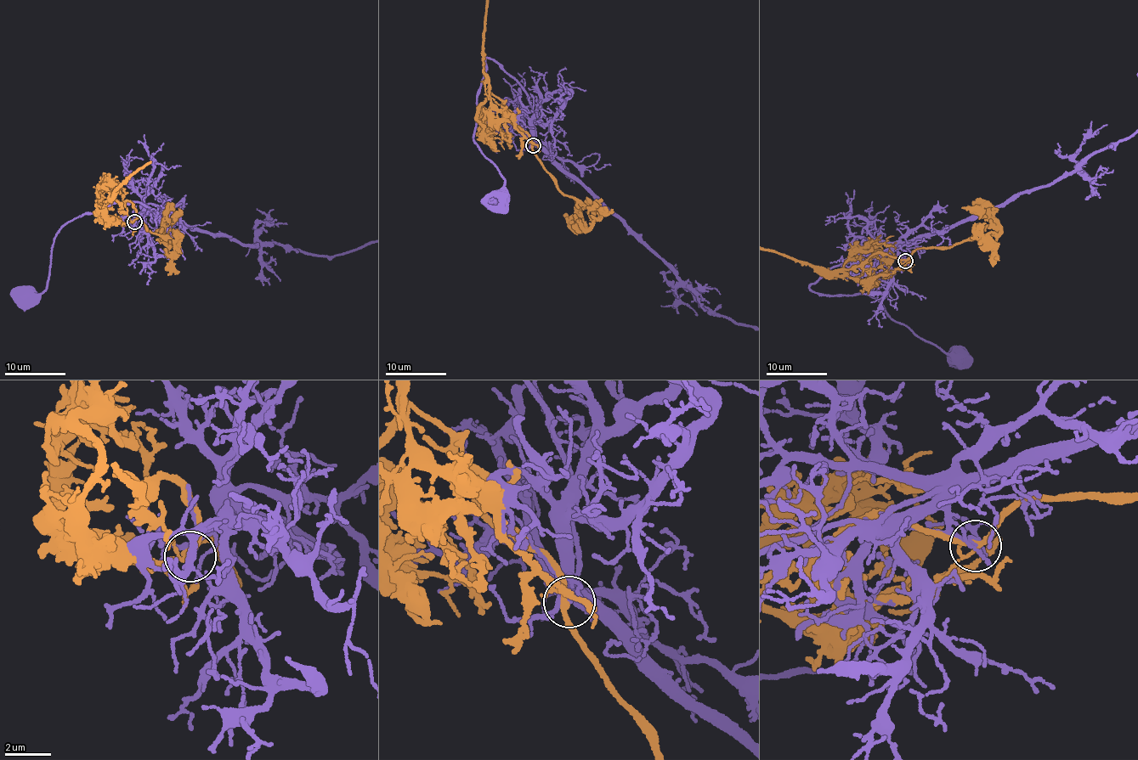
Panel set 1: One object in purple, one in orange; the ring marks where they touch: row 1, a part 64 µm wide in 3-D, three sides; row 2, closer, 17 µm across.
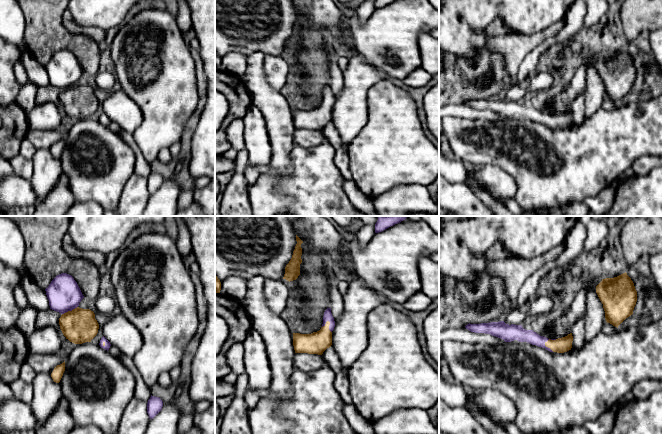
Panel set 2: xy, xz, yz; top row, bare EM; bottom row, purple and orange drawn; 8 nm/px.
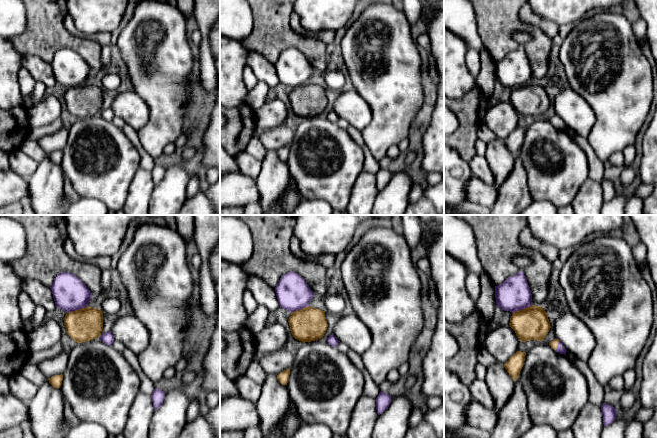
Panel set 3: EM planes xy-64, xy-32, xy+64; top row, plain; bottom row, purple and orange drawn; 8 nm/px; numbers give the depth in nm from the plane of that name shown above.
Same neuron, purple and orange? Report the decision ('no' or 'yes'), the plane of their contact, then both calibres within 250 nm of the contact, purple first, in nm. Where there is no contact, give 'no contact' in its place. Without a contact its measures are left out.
no; contact in yz; calibres 120 and 120 nm

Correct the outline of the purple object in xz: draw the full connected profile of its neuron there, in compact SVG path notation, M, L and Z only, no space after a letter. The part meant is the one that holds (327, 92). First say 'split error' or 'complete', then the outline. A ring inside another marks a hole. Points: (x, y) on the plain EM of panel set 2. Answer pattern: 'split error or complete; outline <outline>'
complete; outline M327 84L324 88L322 103L325 102L327 97L330 98L329 106L332 108L335 103L335 97L331 89L331 84Z

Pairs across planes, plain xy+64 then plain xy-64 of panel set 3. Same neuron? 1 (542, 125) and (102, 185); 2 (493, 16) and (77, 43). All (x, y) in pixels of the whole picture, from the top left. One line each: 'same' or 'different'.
1: same
2: same

